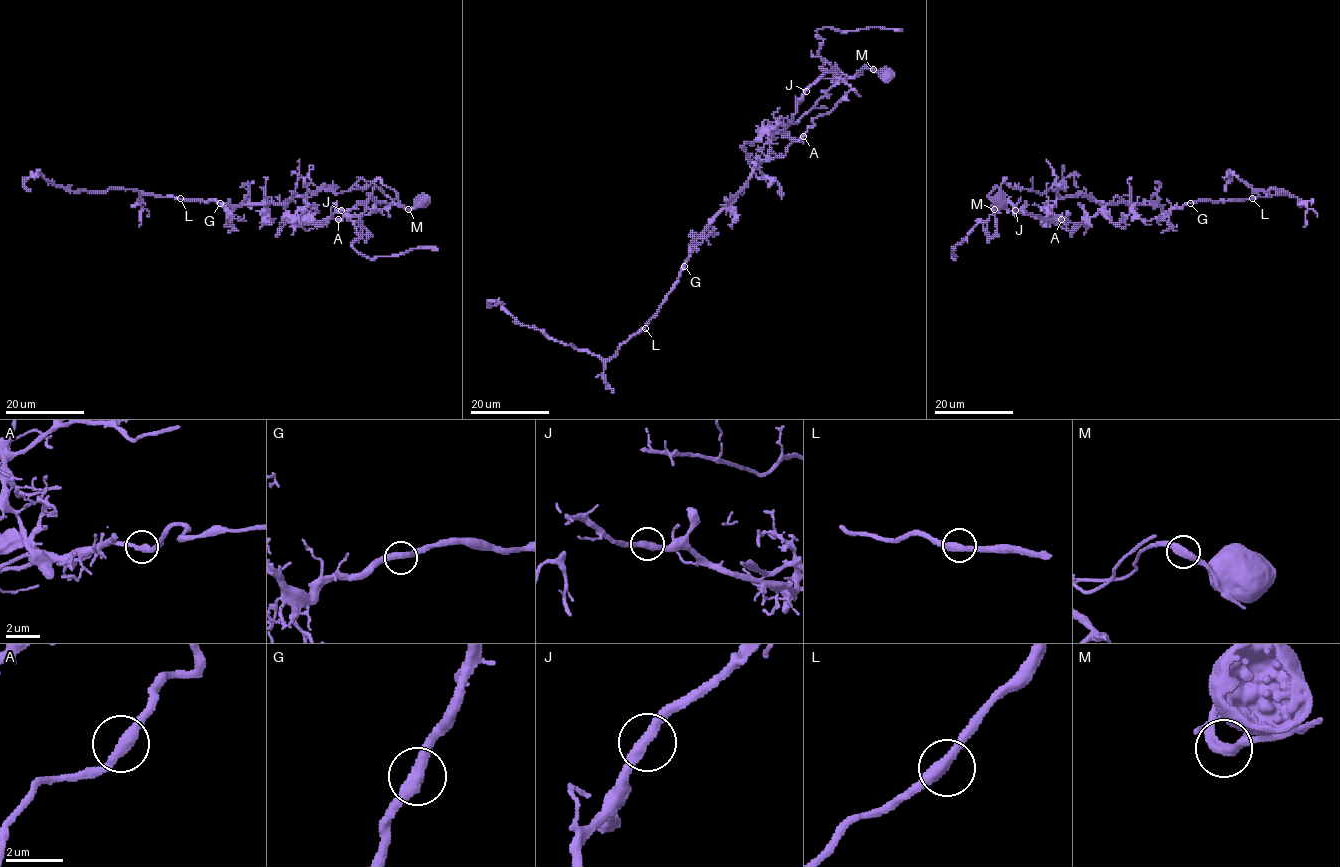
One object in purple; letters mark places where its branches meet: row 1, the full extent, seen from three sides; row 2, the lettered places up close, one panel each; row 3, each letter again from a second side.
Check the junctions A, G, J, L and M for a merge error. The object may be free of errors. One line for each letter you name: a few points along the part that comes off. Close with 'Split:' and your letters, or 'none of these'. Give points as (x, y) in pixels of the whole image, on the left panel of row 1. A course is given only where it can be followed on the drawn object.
M: (408, 209), (376, 187), (371, 195), (383, 208), (320, 224), (298, 226), (294, 216), (304, 210), (316, 228)
Split: M

